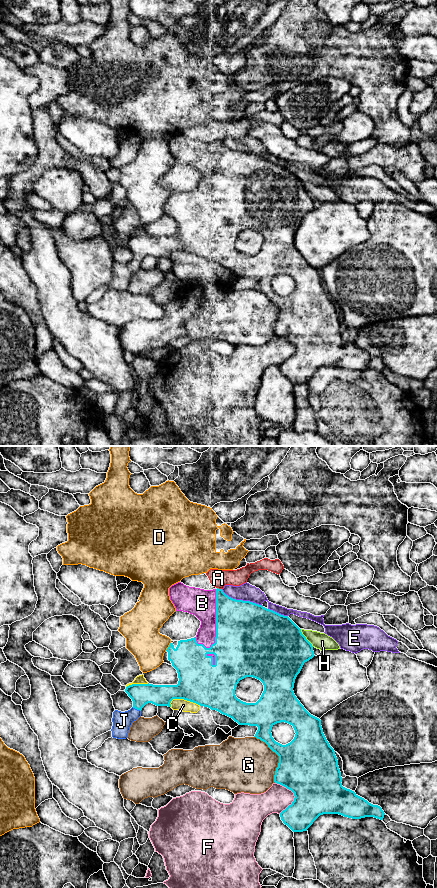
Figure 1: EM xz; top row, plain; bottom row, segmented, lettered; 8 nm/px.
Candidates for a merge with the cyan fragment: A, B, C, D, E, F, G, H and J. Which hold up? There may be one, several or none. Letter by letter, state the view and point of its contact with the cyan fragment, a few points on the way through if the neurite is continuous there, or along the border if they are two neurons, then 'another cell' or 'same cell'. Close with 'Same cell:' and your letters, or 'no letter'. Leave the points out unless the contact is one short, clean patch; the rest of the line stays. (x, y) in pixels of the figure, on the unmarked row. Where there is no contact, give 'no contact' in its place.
A: contact xz (218, 140); another cell
B: contact xz (216, 172); same cell
C: contact xz (185, 251); another cell
D: contact xz (169, 198); border xz (170, 194), (165, 202); another cell
E: contact xz (242, 152); another cell
F: contact xz (294, 347); another cell
G: contact xz (279, 309); another cell
H: contact xz (305, 190); another cell
J: contact xz (136, 260); way xz (141, 246), (136, 260), (122, 273); same cell
Same cell: B, J

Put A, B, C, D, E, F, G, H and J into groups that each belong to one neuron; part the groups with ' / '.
A / B J / C / D / E / F / G / H

